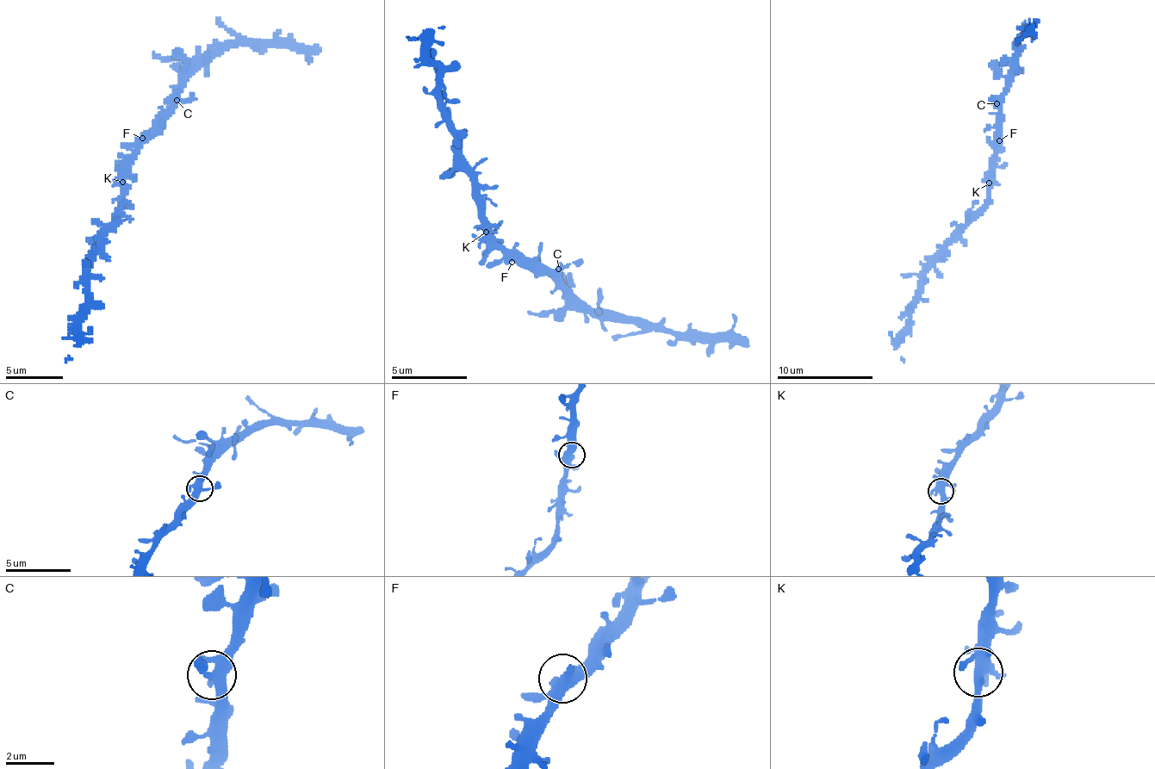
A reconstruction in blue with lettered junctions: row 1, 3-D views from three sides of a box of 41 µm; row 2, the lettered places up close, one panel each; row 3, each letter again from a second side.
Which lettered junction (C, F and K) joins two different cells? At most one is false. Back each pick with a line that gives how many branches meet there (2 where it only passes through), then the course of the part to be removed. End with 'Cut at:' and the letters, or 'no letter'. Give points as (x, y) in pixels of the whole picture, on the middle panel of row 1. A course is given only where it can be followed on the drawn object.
Cut at: no letter

